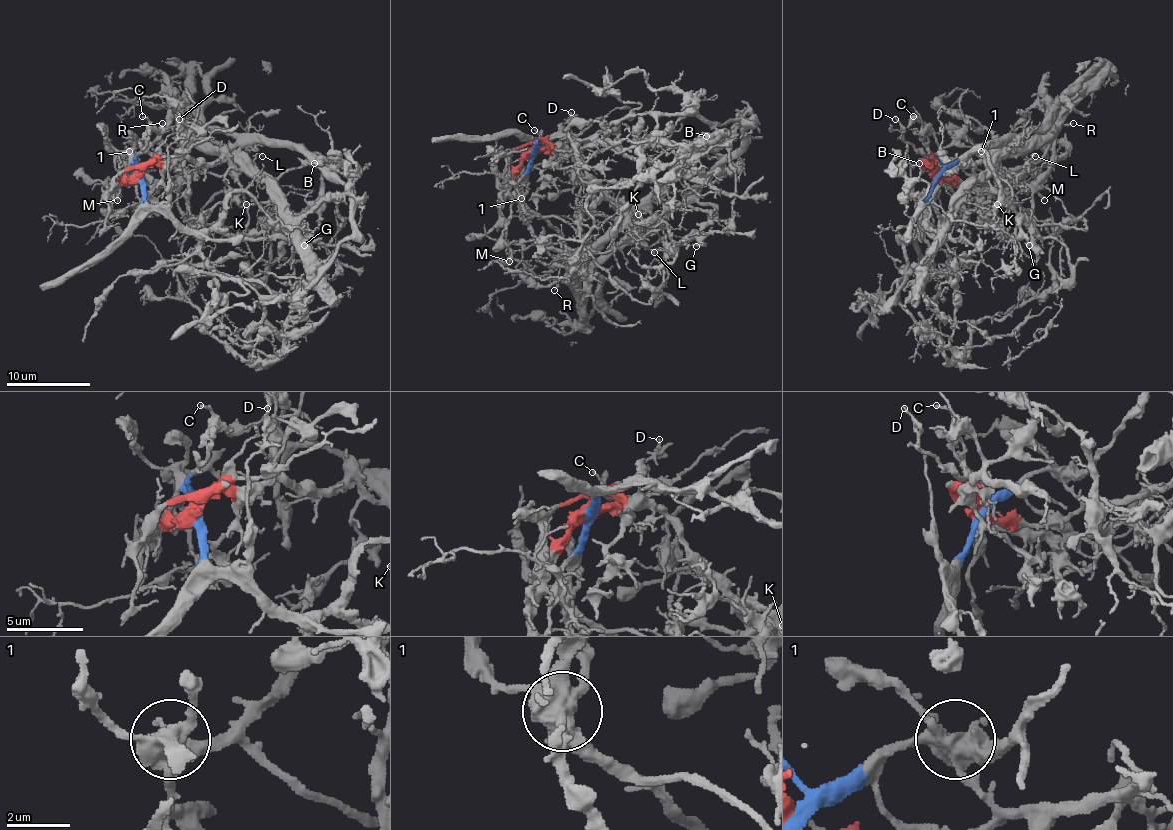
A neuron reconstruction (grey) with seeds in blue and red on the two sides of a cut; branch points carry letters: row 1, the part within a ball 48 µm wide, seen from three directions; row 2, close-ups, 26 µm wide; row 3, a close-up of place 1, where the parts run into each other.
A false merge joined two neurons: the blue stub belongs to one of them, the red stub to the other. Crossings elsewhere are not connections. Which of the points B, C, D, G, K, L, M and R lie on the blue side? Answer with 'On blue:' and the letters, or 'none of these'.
On blue: C, D, L, M, R

